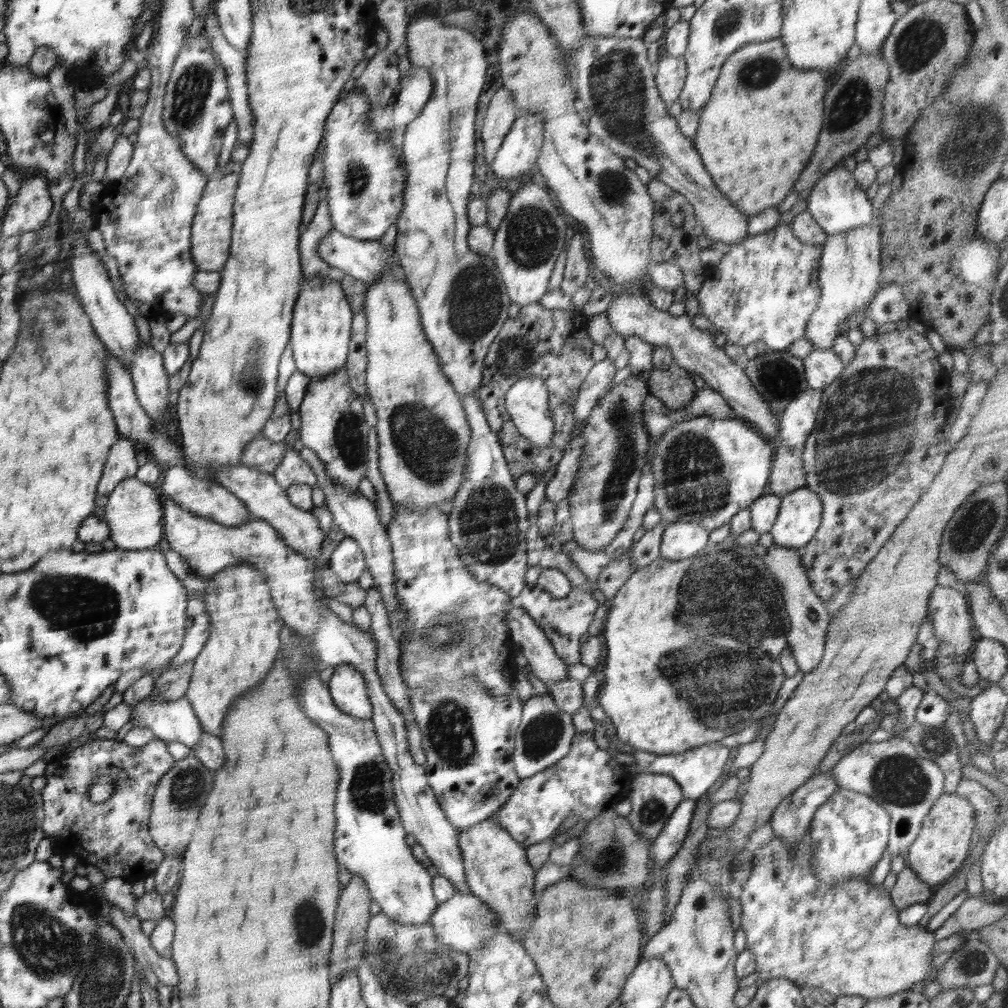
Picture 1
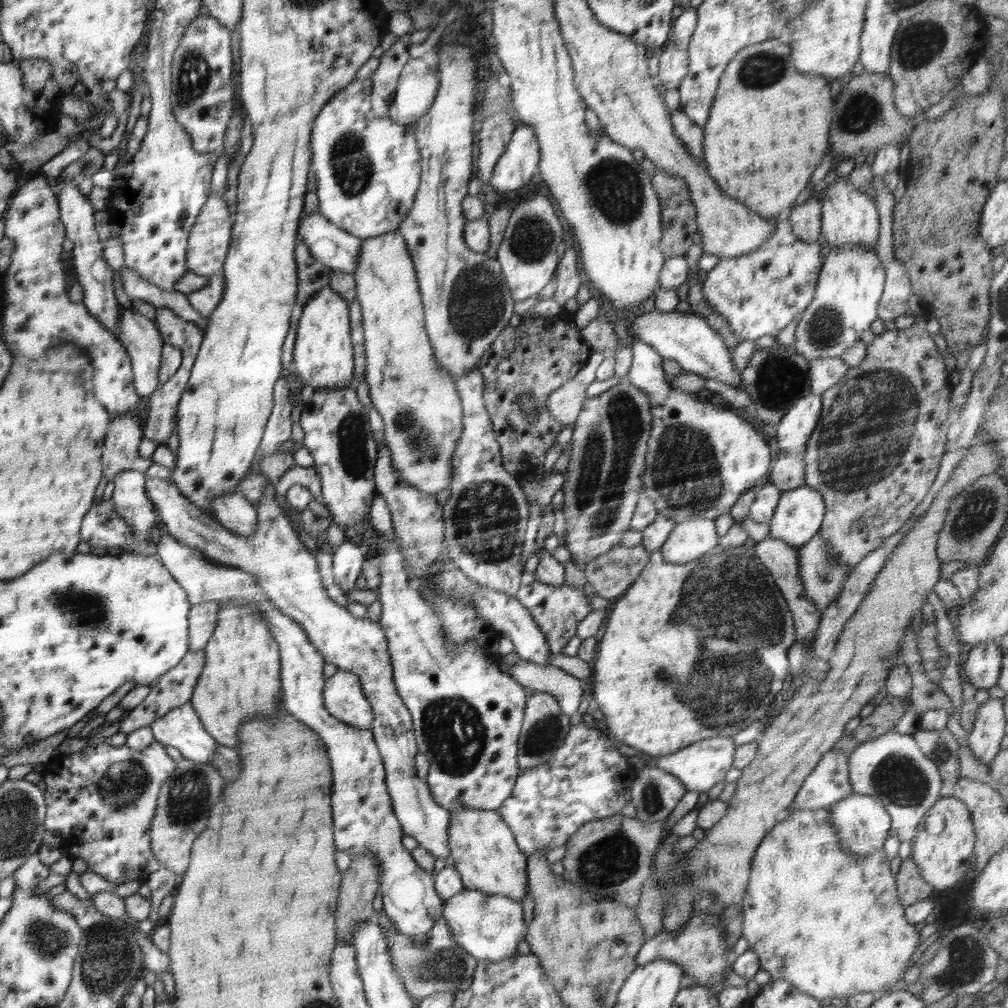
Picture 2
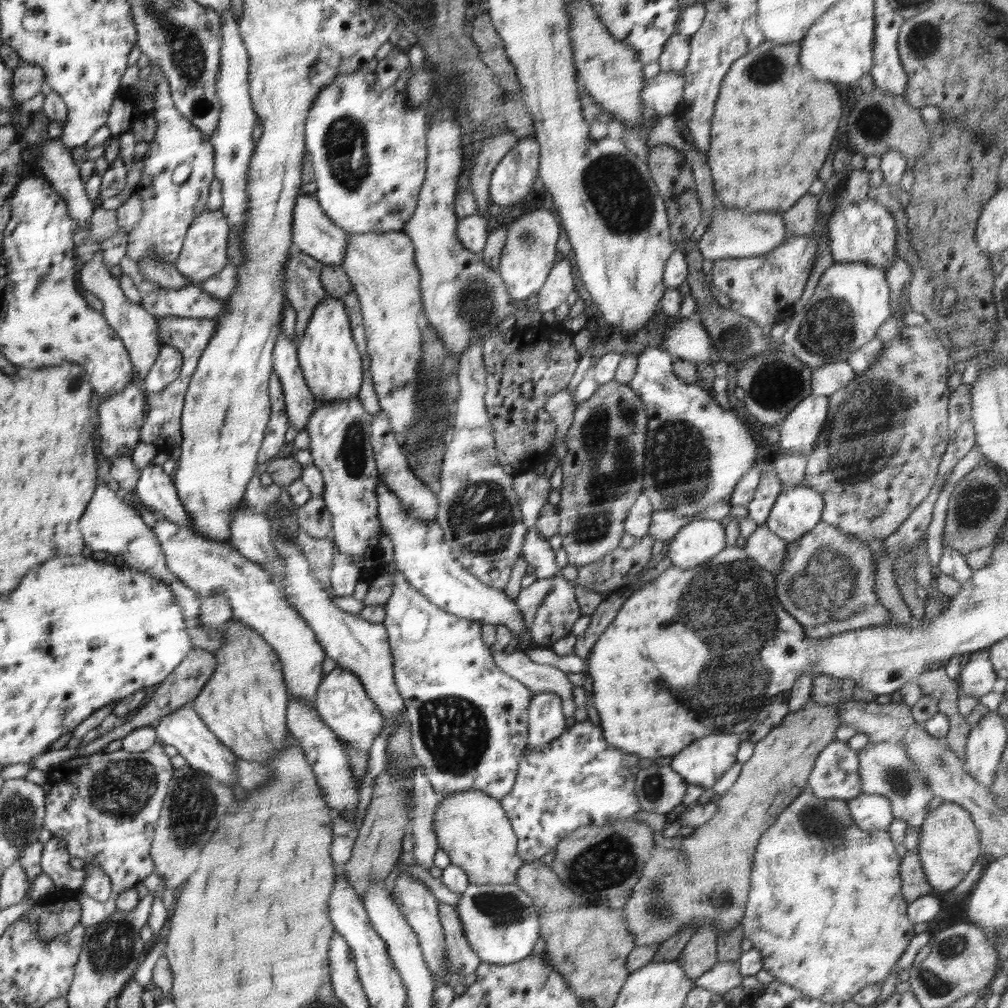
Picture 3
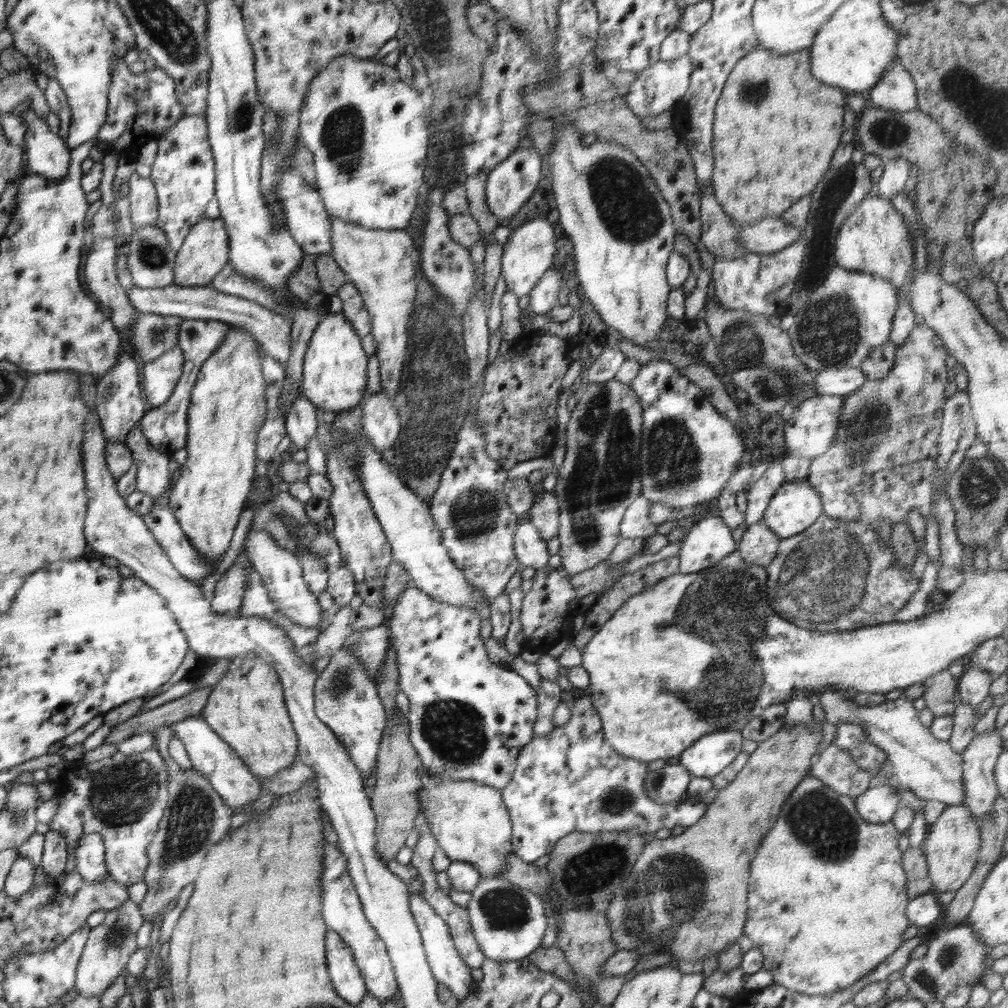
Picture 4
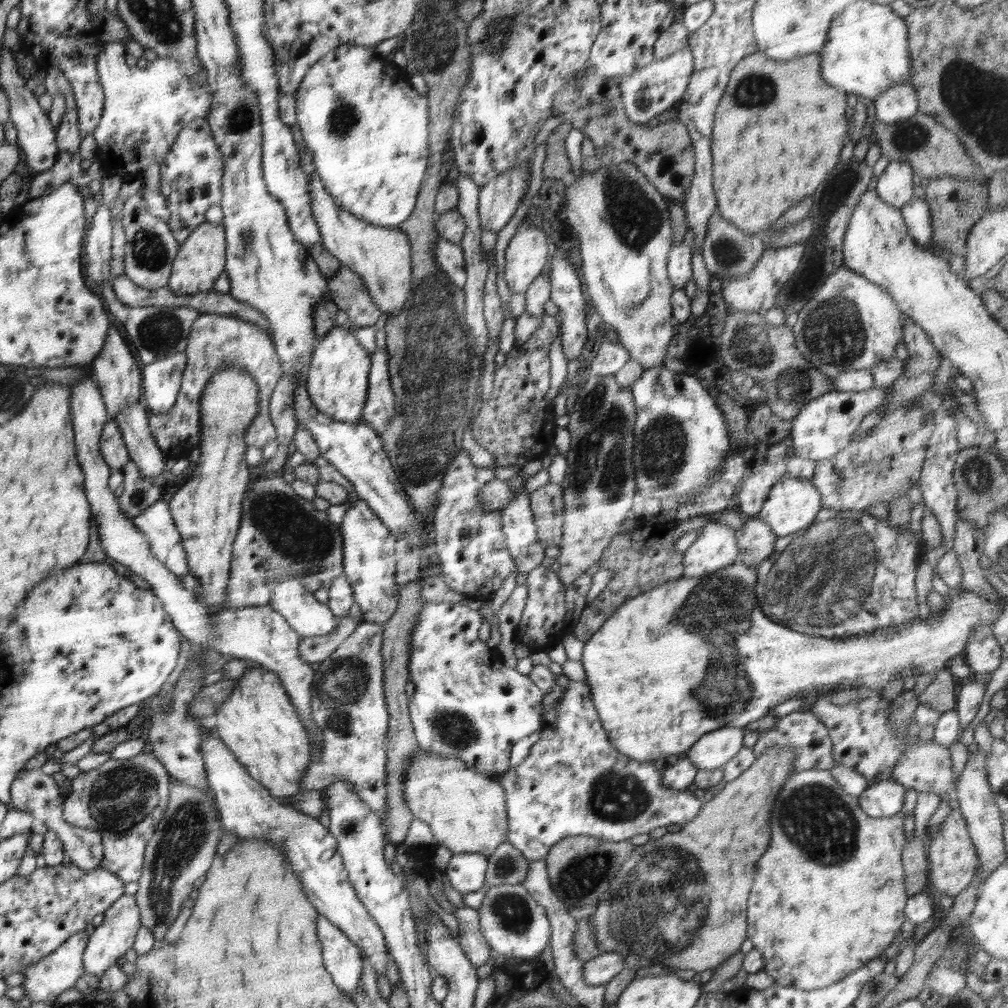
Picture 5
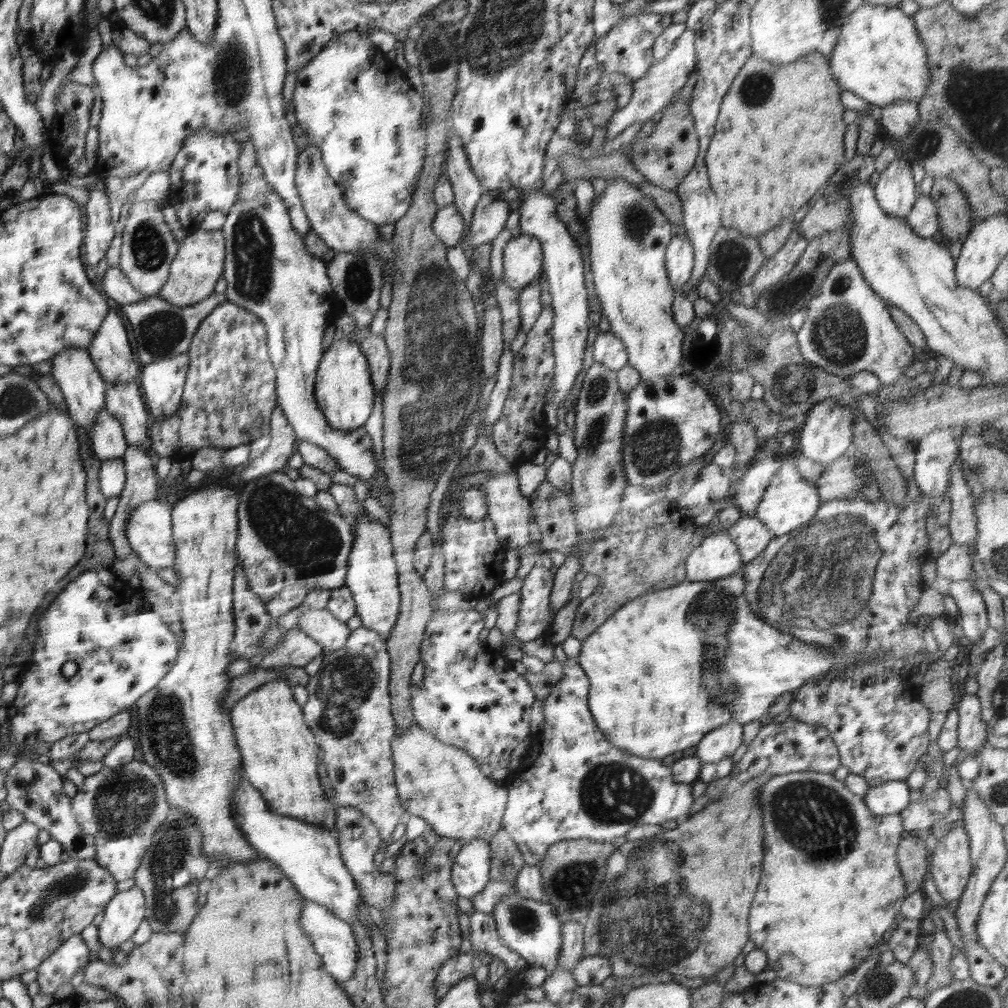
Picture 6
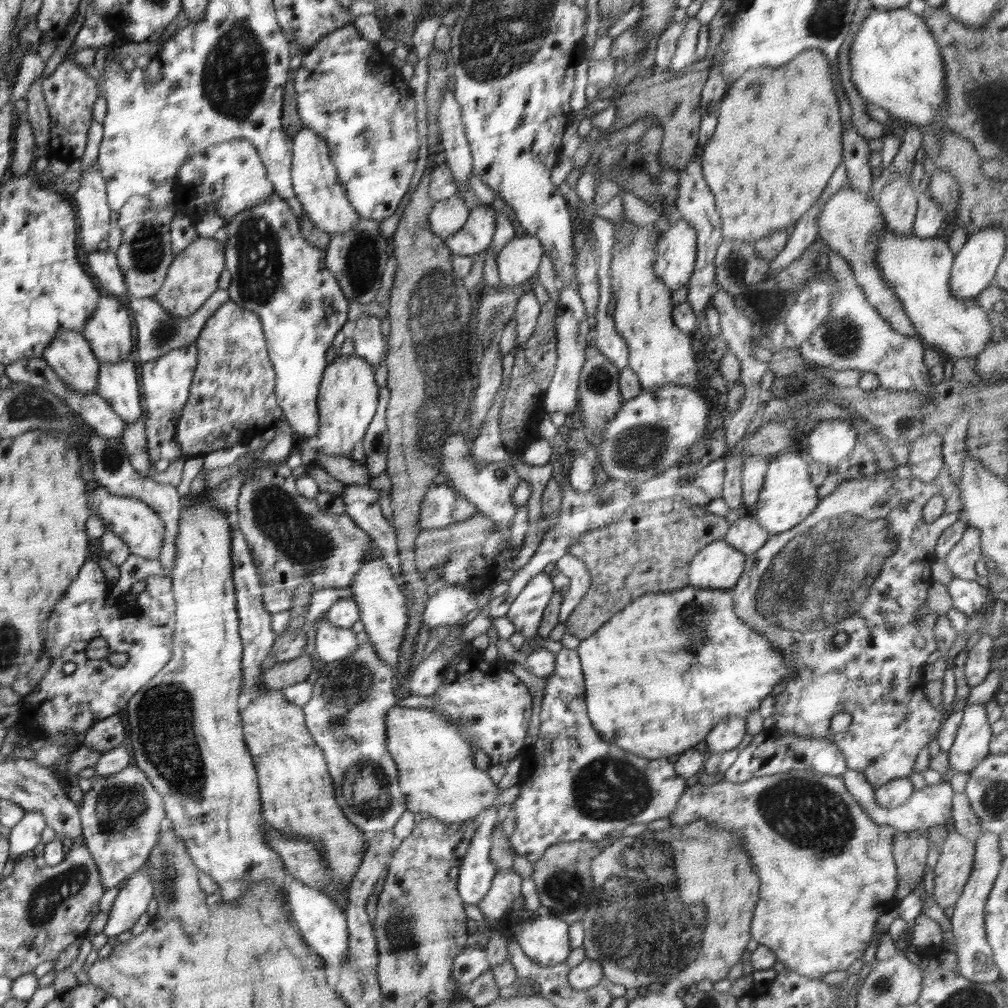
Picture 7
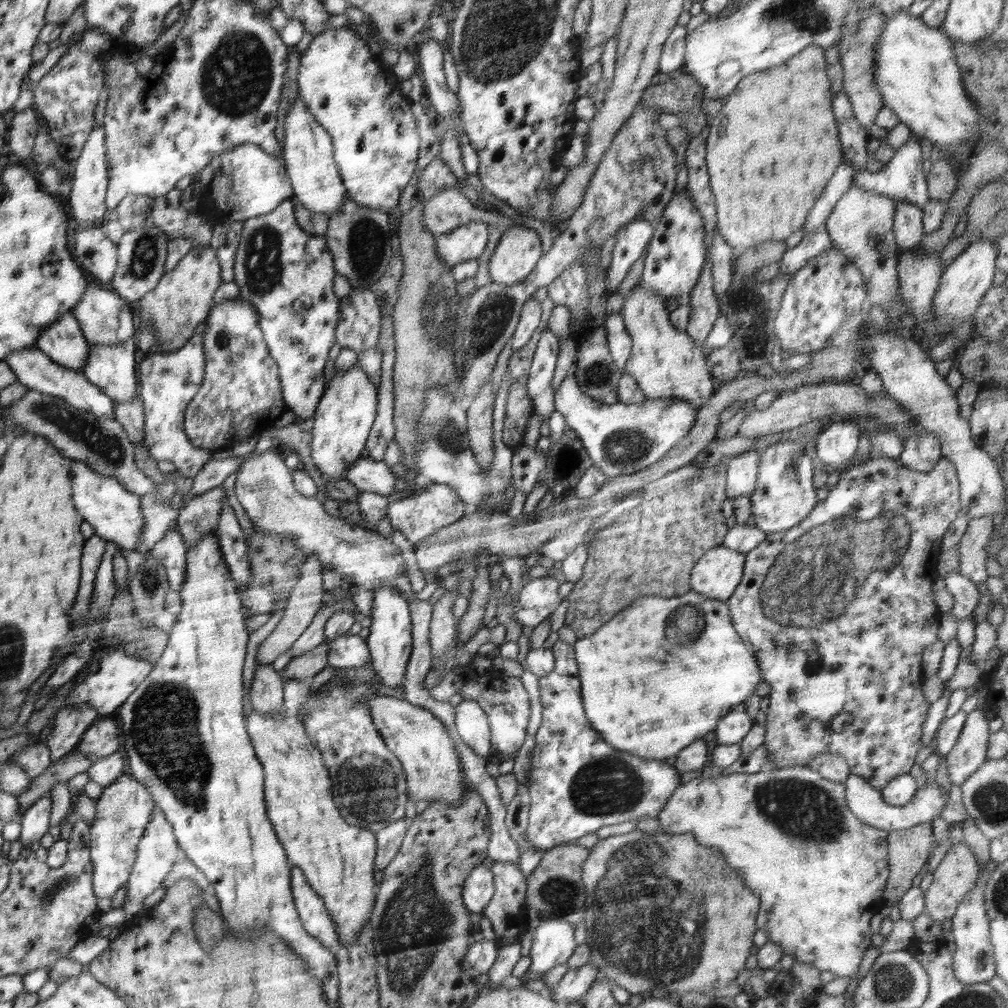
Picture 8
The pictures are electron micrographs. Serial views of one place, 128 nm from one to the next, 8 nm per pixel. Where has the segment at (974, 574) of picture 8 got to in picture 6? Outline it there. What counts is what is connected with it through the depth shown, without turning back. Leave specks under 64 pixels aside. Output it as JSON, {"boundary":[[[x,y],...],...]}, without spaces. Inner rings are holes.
{"boundary":[[[969,544],[950,545],[937,559],[936,570],[940,576],[950,581],[958,582],[972,574],[974,547]]]}

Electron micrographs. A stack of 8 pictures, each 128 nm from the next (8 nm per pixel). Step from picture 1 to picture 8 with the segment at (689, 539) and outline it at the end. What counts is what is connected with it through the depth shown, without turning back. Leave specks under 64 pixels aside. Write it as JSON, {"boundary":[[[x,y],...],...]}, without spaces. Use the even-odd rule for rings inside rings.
{"boundary":[[[723,544],[715,546],[695,562],[690,575],[690,589],[726,604],[742,580],[744,567],[744,553]]]}

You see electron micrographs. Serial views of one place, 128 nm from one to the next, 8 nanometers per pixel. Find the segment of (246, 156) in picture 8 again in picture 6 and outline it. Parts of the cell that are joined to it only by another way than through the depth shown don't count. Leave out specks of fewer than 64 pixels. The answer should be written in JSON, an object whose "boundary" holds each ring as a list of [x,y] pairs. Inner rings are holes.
{"boundary":[[[198,130],[183,142],[182,148],[175,154],[174,160],[167,170],[170,177],[168,201],[175,208],[182,230],[186,234],[193,233],[201,226],[203,218],[210,212],[219,210],[227,213],[237,201],[240,186],[240,175],[237,160],[241,153],[241,144],[230,134],[220,135],[212,130]]]}

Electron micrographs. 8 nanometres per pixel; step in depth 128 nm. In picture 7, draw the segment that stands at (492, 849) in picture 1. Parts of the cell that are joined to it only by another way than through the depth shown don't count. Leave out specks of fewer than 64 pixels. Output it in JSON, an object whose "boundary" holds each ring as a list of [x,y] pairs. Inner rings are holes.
{"boundary":[[[395,705],[386,715],[387,749],[393,756],[399,772],[399,788],[406,798],[406,810],[414,814],[433,816],[444,824],[465,824],[473,818],[480,818],[481,814],[491,806],[498,809],[502,804],[512,804],[520,794],[516,784],[503,791],[490,778],[487,770],[480,770],[474,762],[473,750],[469,743],[463,740],[454,725],[449,723],[445,714],[433,709],[411,708]]]}

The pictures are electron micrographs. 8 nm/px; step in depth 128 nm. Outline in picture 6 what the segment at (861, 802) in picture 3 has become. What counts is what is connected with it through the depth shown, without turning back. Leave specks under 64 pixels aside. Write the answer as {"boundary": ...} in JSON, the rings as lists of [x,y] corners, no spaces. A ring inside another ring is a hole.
{"boundary":[[[906,779],[888,781],[880,786],[870,787],[863,796],[863,802],[876,816],[899,814],[910,803],[910,787]]]}

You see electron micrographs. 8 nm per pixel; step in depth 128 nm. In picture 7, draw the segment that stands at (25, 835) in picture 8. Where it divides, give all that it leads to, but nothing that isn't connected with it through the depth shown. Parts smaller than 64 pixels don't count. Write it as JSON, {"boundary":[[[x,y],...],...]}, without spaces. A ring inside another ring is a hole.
{"boundary":[[[28,810],[14,828],[6,831],[9,839],[9,856],[15,863],[41,843],[41,834],[47,825],[45,815],[40,810]]]}

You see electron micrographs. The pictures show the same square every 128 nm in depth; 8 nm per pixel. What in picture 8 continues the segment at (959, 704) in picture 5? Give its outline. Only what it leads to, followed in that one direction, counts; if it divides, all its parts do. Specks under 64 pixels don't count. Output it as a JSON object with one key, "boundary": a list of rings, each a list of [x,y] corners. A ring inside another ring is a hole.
{"boundary":[[[980,709],[966,715],[956,746],[946,756],[952,785],[960,785],[988,760],[989,721]]]}

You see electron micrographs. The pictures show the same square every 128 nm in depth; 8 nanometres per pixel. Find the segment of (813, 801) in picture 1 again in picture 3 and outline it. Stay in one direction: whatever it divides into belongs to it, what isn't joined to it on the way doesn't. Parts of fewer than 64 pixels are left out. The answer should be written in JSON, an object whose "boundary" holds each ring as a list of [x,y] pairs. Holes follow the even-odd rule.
{"boundary":[[[834,740],[818,755],[807,786],[816,798],[856,798],[861,793],[858,767],[857,752]]]}

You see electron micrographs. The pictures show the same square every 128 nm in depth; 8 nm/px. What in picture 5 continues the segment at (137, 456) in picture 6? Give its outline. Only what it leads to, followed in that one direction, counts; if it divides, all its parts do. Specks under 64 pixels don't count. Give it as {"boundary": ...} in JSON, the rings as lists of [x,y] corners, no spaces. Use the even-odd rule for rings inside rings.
{"boundary":[[[130,459],[123,472],[124,489],[122,496],[117,498],[126,518],[134,519],[152,504],[162,499],[164,494],[163,483],[154,478],[140,477],[138,465]]]}

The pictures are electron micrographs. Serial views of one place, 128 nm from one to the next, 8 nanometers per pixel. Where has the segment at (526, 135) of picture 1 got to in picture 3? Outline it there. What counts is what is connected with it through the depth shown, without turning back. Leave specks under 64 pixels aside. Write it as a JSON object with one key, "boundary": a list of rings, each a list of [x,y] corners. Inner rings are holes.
{"boundary":[[[532,136],[519,139],[517,145],[496,165],[490,181],[490,198],[501,207],[512,206],[532,190],[534,180],[539,176],[539,144]]]}

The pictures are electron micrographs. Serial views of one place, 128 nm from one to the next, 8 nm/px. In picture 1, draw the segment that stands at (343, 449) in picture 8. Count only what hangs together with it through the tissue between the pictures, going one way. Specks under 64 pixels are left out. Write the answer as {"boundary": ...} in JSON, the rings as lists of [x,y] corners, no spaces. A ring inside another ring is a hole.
{"boundary":[[[328,277],[303,278],[294,303],[289,336],[297,370],[313,379],[344,367],[349,353],[354,315],[339,281]]]}

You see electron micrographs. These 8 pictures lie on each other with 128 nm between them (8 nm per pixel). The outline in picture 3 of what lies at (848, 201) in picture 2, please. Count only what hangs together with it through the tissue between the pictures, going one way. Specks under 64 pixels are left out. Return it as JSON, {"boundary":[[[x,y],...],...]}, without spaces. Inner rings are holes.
{"boundary":[[[873,199],[855,203],[841,202],[828,221],[829,245],[835,262],[866,262],[886,270],[897,253],[896,221],[883,205]]]}

